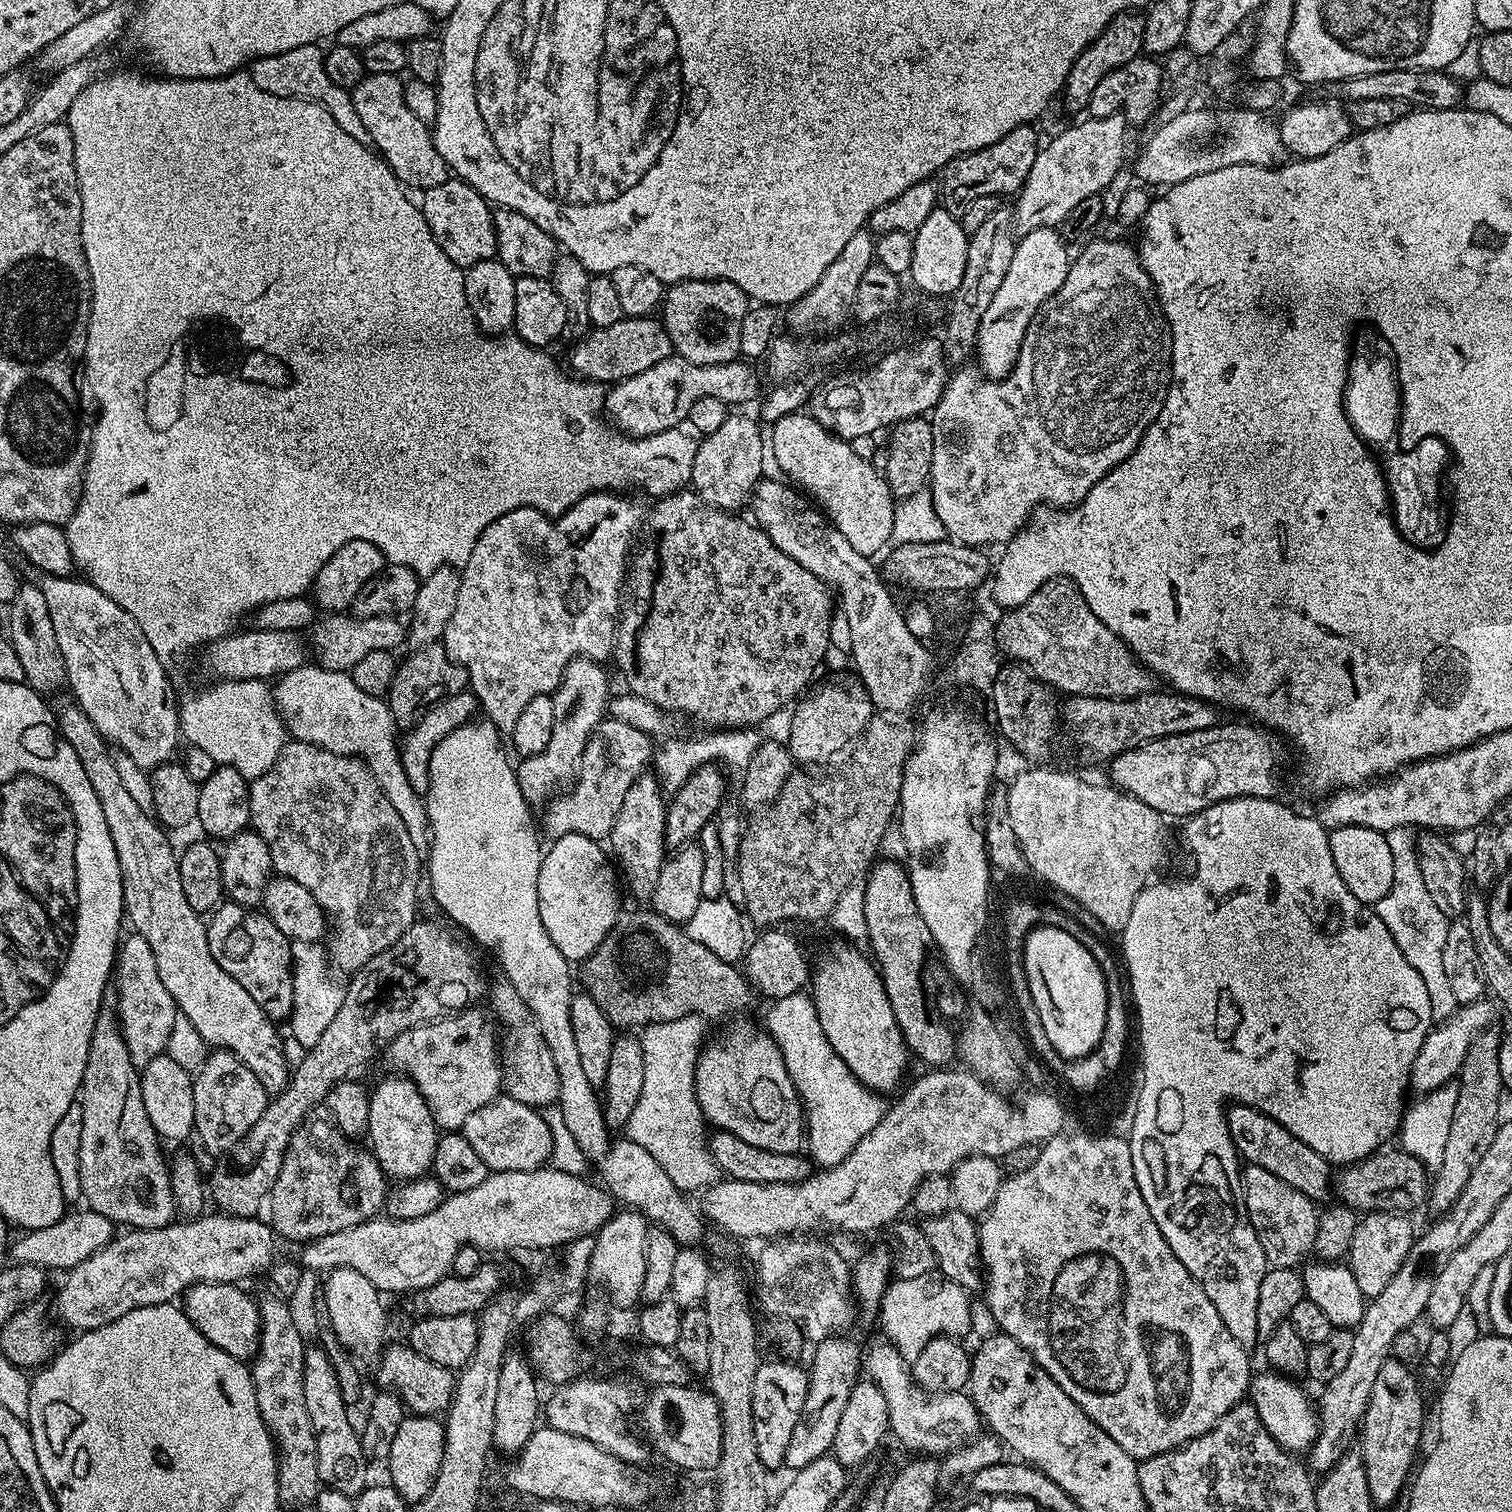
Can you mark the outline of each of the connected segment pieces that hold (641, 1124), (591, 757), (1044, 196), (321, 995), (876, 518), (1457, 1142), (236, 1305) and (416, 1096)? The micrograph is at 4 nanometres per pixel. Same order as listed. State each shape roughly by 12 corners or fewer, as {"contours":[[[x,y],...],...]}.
{"contours":[[[705,1017],[643,1029],[627,1139],[681,1190],[722,1178],[694,1082]],[[601,720],[543,835],[603,841],[653,756],[651,735]],[[1120,114],[1058,133],[1015,197],[1015,231],[1063,225],[1124,164]],[[291,941],[292,1036],[315,1046],[342,1007],[319,943]],[[797,412],[771,427],[782,474],[854,550],[892,540],[885,475]],[[1501,1033],[1470,1042],[1430,1205],[1450,1211],[1490,1150],[1506,1092]],[[236,1284],[183,1293],[190,1322],[218,1350],[248,1362],[260,1309]],[[403,1074],[371,1089],[366,1140],[389,1177],[432,1167],[438,1129]]]}

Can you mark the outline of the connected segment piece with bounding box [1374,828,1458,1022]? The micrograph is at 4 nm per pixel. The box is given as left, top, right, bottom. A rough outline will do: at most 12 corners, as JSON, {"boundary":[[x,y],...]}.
{"boundary":[[1412,828],[1386,835],[1390,892],[1374,907],[1422,977],[1433,1021],[1458,1007],[1442,966],[1450,918],[1422,883]]}

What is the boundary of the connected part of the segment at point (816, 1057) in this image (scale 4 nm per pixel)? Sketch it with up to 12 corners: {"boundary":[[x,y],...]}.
{"boundary":[[811,995],[775,1001],[780,1047],[820,1166],[845,1160],[886,1104],[838,1058]]}

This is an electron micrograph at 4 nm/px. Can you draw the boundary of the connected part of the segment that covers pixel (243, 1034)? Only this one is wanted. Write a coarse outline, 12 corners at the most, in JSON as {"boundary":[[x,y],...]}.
{"boundary":[[79,704],[58,712],[106,817],[125,917],[206,1044],[268,1093],[277,1025],[214,962],[167,831]]}

